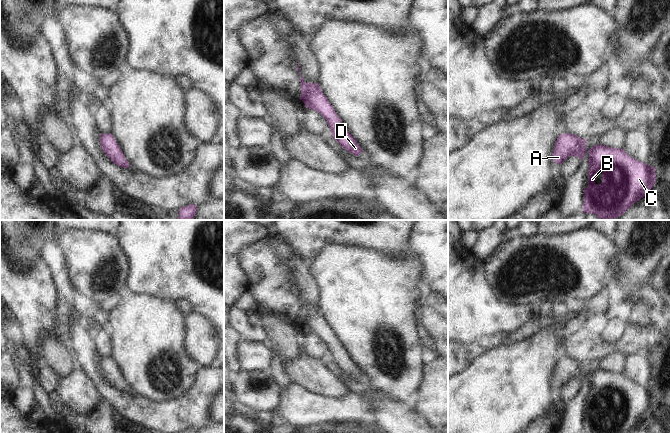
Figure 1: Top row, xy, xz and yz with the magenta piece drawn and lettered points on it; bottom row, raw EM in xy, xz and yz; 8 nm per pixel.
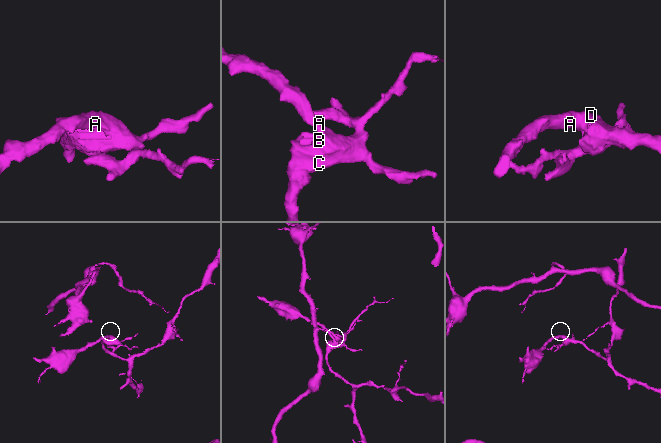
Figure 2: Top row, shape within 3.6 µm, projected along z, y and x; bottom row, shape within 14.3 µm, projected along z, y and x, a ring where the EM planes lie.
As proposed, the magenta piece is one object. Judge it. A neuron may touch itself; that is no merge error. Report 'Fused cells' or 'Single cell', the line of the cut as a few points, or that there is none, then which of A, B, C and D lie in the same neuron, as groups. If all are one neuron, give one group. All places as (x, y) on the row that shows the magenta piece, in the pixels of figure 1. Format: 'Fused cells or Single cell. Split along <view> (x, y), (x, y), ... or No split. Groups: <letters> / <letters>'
Single cell. No split. Groups: A B C D

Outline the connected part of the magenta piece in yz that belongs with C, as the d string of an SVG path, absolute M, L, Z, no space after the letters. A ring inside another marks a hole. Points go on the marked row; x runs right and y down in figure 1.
M564 133L558 136L552 159L557 164L562 164L570 155L583 160L586 152L589 152L588 187L584 188L584 203L582 211L592 213L600 220L612 220L623 215L635 202L653 188L656 181L655 168L629 156L624 149L611 148L602 144L595 145L591 149L586 148L588 139ZM597 172L602 172L602 183L596 184Z

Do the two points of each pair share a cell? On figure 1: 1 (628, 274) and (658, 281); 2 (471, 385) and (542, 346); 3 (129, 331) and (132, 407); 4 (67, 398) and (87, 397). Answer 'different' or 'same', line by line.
1: different
2: same
3: different
4: same

